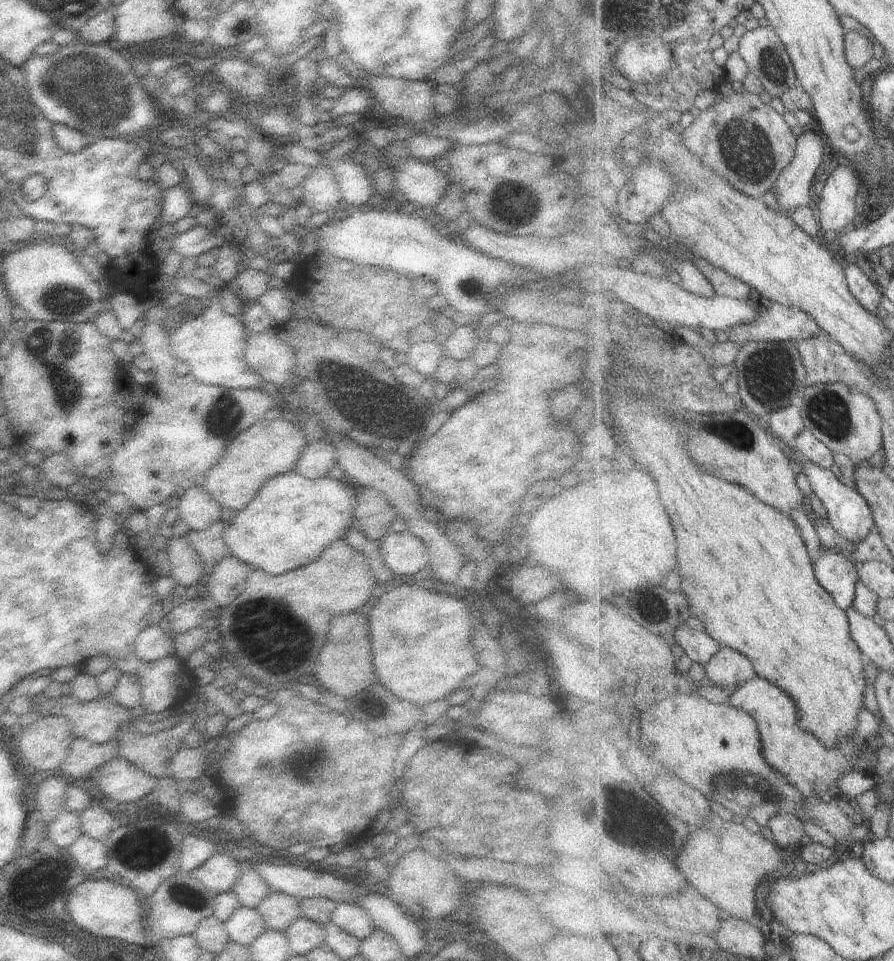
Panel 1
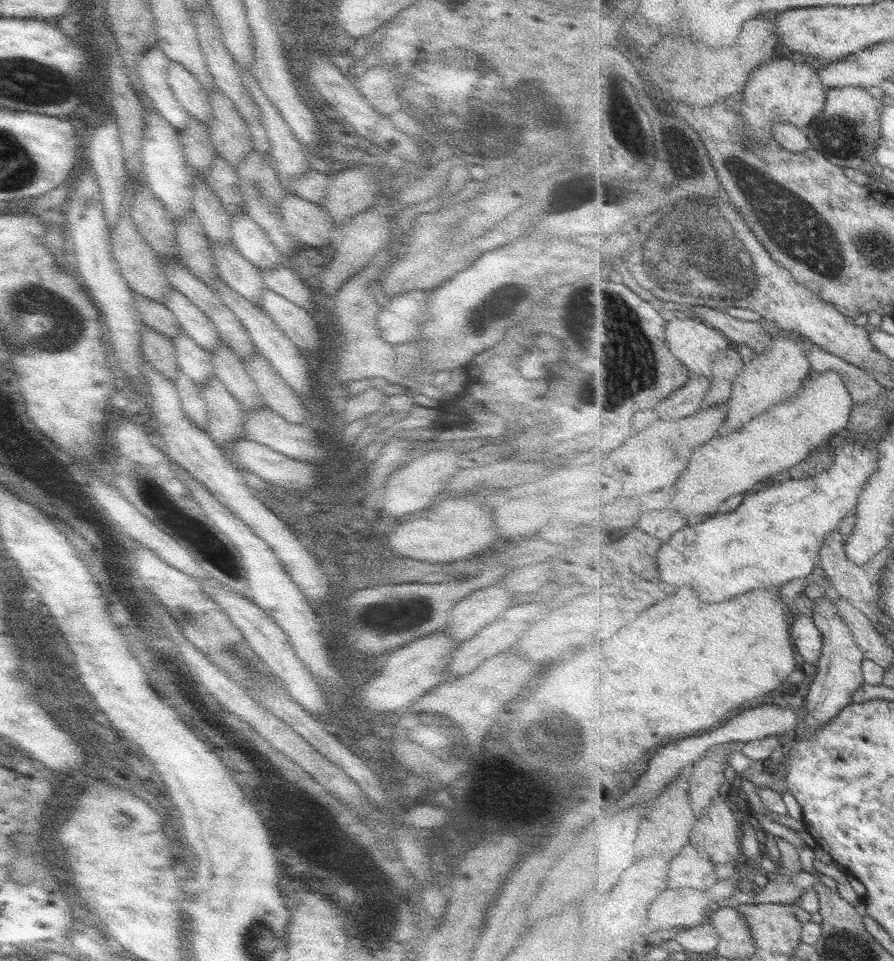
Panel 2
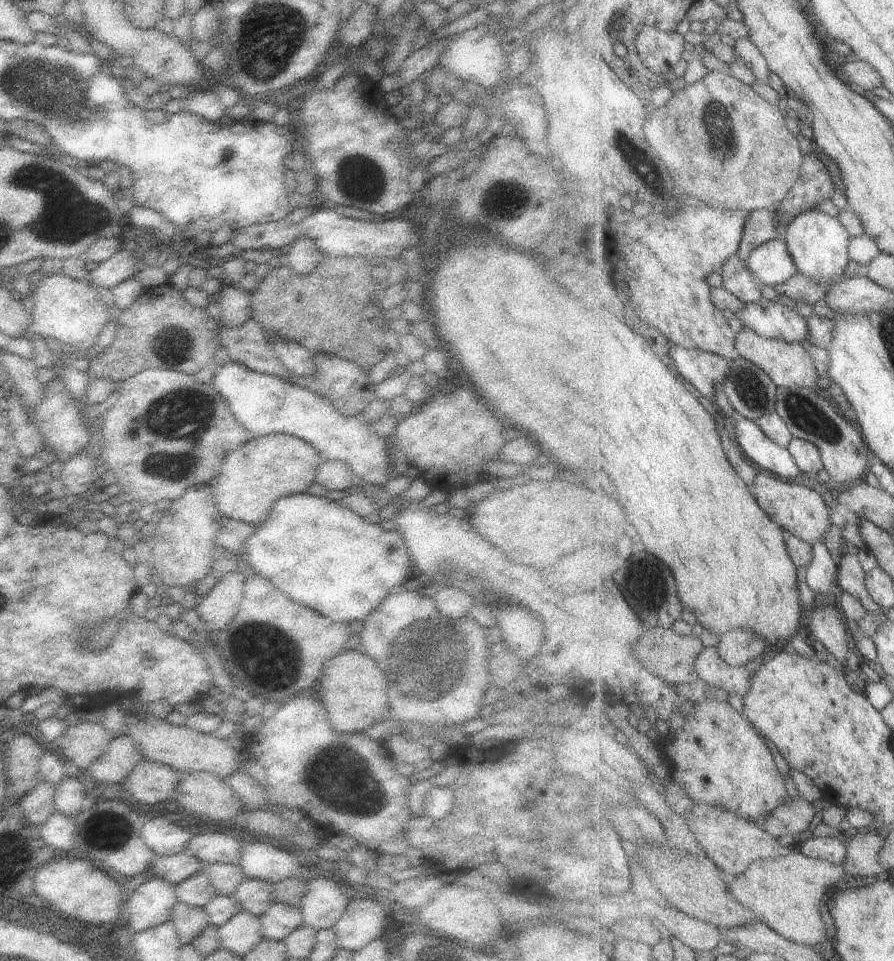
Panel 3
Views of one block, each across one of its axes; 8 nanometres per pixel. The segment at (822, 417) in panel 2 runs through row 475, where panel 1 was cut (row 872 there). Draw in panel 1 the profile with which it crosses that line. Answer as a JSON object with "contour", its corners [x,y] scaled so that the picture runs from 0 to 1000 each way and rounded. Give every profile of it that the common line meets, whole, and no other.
{"contour":[[[796,843],[794,845],[789,862],[782,866],[777,864],[764,882],[762,891],[757,893],[757,901],[768,912],[771,920],[800,943],[809,945],[822,955],[851,961],[846,954],[847,922],[856,914],[864,915],[864,911],[878,901],[878,888],[869,887],[869,880],[865,880],[865,876],[851,866],[840,866],[829,856],[809,853]]]}

